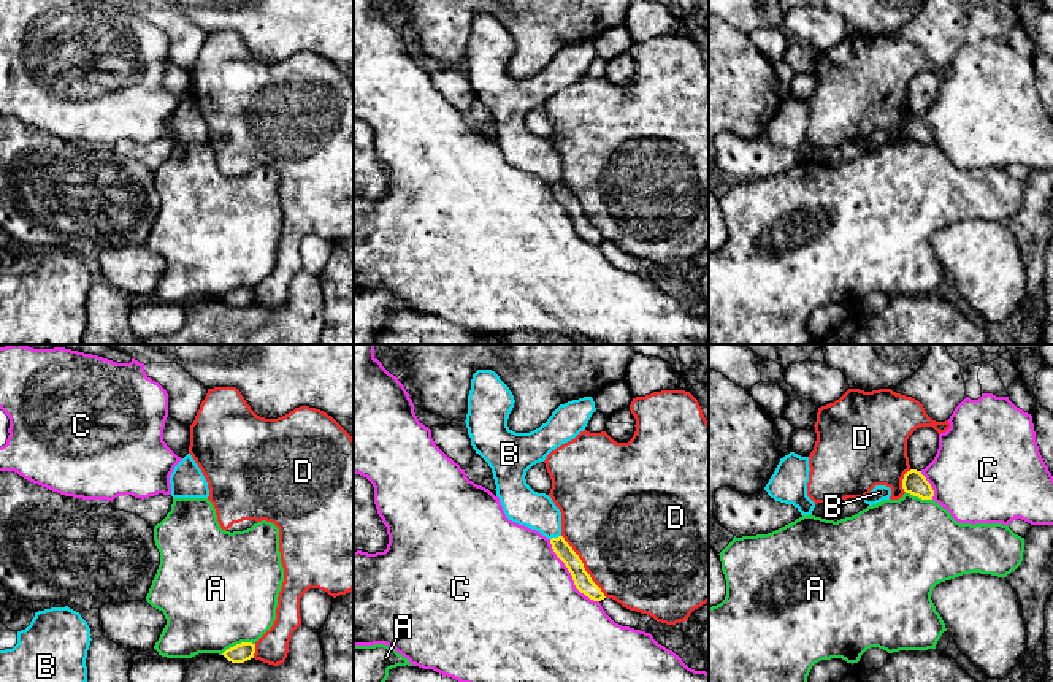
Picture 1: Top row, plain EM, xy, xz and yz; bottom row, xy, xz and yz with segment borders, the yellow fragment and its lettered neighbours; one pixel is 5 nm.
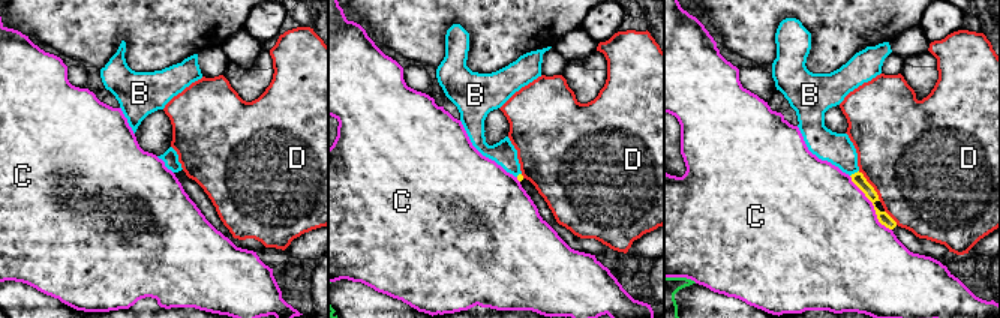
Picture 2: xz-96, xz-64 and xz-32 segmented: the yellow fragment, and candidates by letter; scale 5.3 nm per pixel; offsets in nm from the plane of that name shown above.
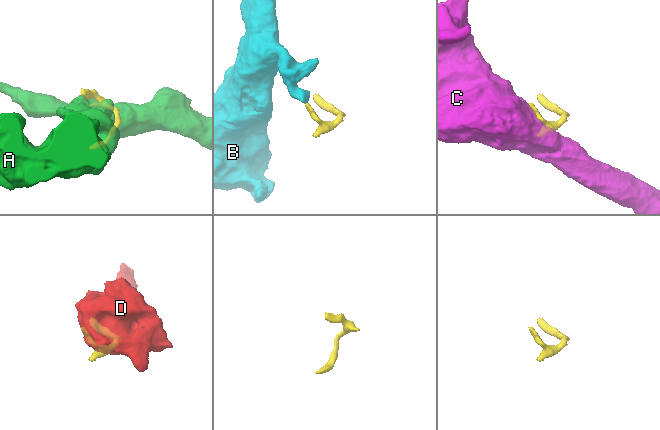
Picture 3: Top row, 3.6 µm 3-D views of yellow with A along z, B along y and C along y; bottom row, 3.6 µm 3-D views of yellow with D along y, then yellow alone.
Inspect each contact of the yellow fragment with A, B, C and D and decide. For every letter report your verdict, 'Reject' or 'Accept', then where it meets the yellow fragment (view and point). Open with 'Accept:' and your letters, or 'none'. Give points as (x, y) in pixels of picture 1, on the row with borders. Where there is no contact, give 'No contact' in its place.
Accept: none
A: Reject. Touches yellow at xy (237, 644)
B: Reject. Touches yellow at xz (555, 538)
C: Reject. Touches yellow at xz (571, 574)
D: Reject. Touches yellow at xz (582, 567)

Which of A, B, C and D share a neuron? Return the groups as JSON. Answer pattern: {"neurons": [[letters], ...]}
{"neurons": [["A"], ["B"], ["C"], ["D"]]}

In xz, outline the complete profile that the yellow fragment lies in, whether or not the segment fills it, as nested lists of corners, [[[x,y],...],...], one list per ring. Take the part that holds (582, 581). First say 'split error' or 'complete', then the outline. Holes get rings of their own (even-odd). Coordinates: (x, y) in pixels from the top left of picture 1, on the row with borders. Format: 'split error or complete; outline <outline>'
complete; outline [[[563,536],[550,539],[552,549],[557,557],[565,563],[572,576],[576,588],[593,601],[604,600],[601,588],[592,580],[590,574],[585,571],[582,560],[572,550],[572,547],[565,541]]]

